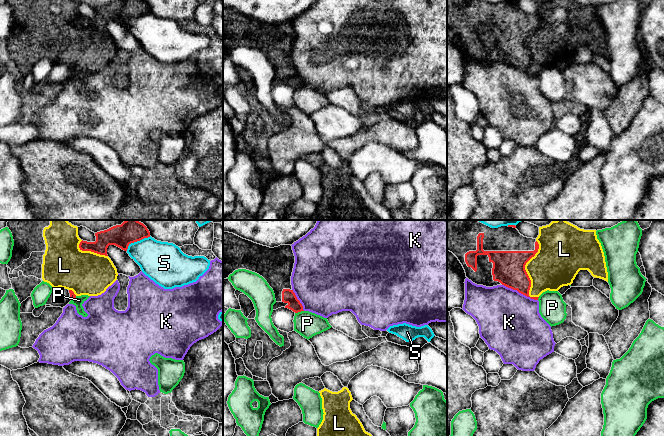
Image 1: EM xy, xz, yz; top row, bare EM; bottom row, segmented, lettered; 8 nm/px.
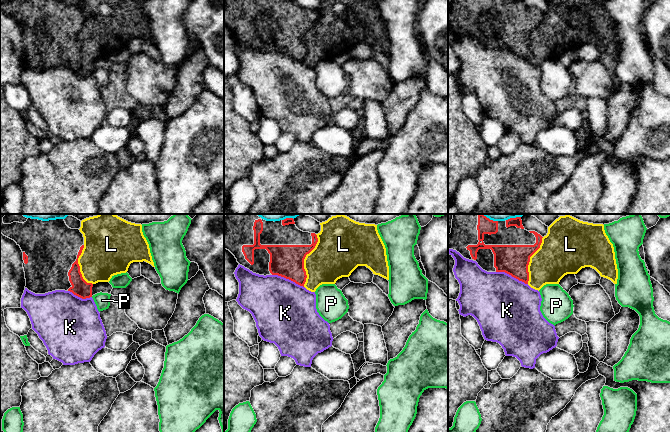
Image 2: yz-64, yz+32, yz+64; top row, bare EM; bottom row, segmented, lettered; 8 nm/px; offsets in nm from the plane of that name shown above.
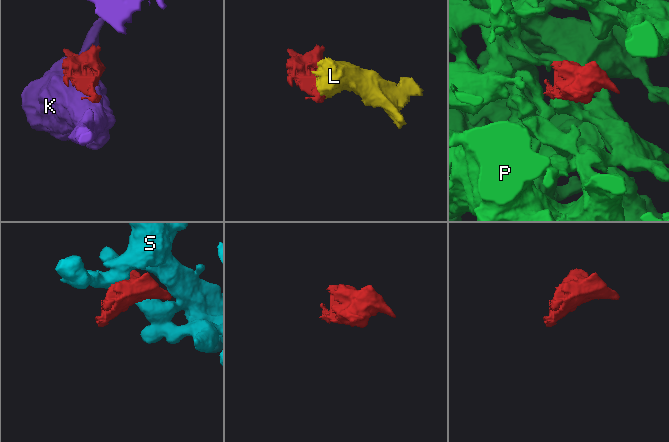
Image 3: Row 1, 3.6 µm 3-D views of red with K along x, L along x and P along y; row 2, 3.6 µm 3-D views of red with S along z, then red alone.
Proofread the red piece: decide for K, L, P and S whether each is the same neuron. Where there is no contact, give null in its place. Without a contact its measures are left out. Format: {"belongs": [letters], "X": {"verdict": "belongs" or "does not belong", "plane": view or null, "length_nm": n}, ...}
{"belongs": [], "K": {"verdict": "does not belong", "plane": "yz", "length_nm": 320}, "L": {"verdict": "does not belong", "plane": "yz", "length_nm": 460}, "P": {"verdict": "does not belong", "plane": "xz", "length_nm": 80}, "S": {"verdict": "does not belong", "plane": "xy", "length_nm": 240}}

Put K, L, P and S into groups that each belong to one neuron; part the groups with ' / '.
K / L / P S

